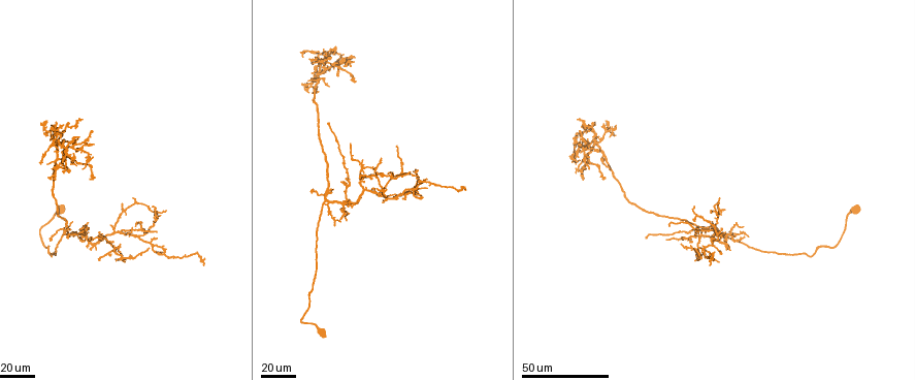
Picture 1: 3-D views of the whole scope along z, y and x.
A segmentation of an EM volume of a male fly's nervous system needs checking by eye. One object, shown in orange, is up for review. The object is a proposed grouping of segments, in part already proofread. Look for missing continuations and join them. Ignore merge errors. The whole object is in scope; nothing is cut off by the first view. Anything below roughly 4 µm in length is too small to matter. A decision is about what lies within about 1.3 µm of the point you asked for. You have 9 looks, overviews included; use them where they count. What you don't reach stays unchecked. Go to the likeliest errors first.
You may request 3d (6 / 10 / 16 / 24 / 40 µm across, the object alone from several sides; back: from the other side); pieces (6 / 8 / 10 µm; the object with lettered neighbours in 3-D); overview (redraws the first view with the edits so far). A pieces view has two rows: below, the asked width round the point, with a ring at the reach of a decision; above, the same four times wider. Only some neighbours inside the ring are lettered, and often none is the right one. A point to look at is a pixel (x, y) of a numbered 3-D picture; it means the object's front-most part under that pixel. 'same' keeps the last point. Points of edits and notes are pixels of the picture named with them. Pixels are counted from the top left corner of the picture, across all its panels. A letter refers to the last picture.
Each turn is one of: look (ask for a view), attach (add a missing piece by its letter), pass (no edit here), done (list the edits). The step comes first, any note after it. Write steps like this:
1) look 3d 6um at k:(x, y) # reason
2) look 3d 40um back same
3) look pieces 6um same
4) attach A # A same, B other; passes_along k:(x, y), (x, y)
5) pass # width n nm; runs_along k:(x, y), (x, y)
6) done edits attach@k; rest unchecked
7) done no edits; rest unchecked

look 3d 40um at 1:(352, 205) # an open end

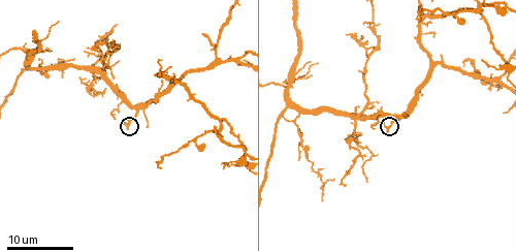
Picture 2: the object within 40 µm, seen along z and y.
look pieces 6um at 2:(128, 129)

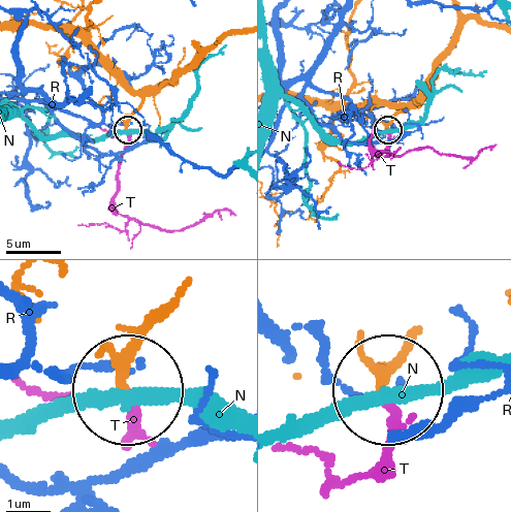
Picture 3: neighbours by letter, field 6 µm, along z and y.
attach T # width 220 nm; N other, R other, T same; passes_along 3:(140, 99), (127, 126), (114, 206), (171, 231), (198, 224); it goes on there

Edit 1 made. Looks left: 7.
look overview

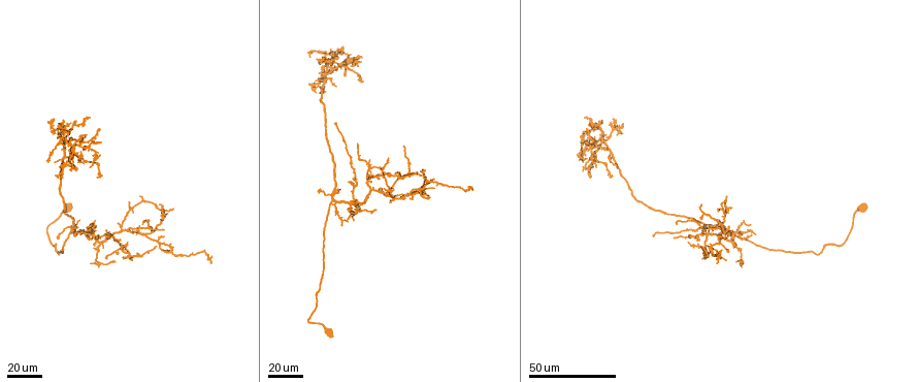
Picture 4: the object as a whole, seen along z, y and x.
look 3d 40um at 4:(358, 206) # thin end

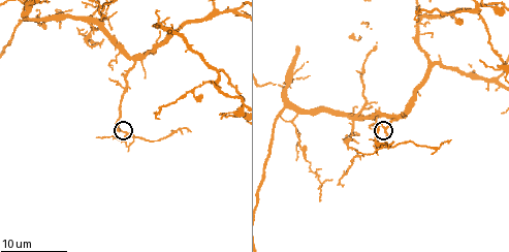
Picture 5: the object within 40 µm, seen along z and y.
look pieces 8um at 5:(119, 130) # see the neighbours

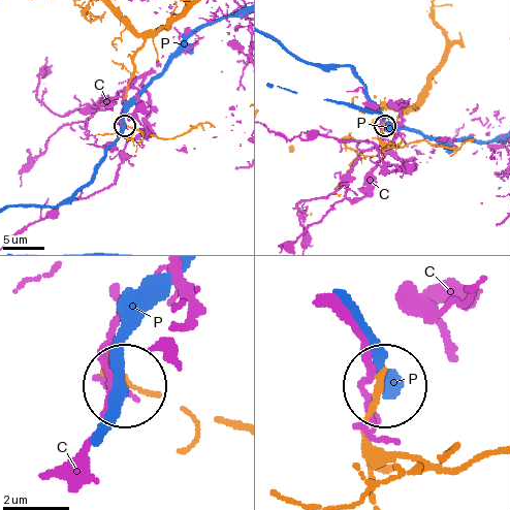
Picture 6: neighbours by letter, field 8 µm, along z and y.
pass # width 160 nm; C other, P other; runs_along 6:(390, 467), (368, 434), (368, 409), (382, 386); no lettered piece goes on from it

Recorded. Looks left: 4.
look 3d 40um at 4:(61, 179) # an open end

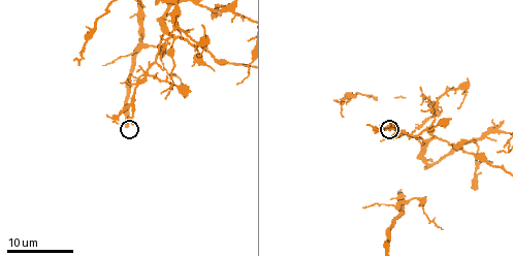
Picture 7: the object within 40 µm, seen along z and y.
look pieces 10um at 7:(390, 127)

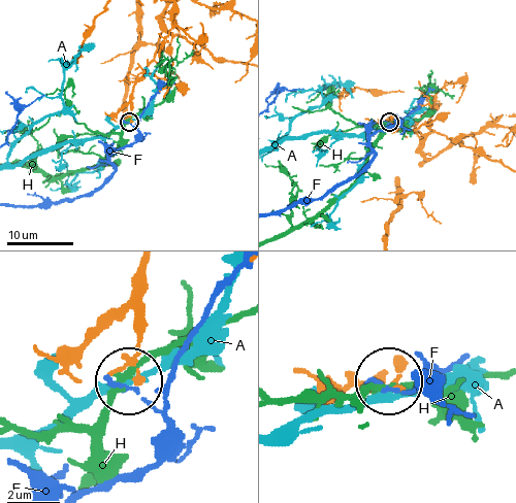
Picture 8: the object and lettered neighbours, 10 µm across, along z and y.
pass # width 180 nm; A other, F other, H other; no lettered piece goes on from it

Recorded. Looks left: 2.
look 3d 40um at 4:(318, 193) # an open end

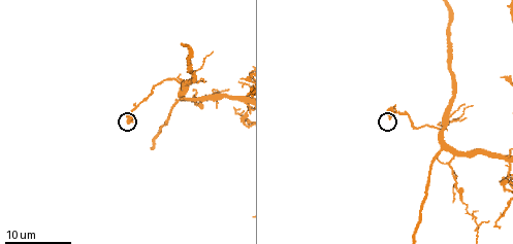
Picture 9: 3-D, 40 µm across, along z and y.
look pieces 10um at 9:(388, 113)

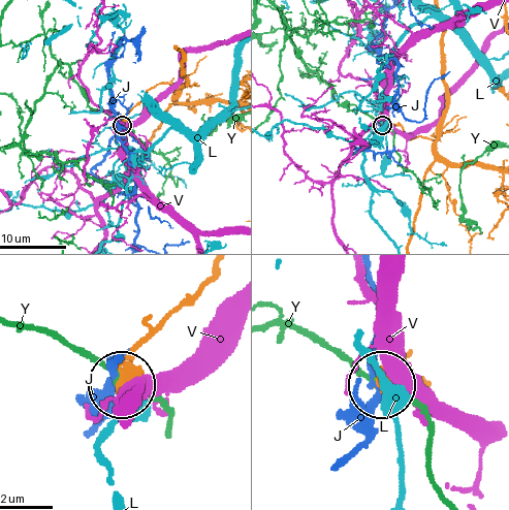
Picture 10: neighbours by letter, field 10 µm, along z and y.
pass # J other, L other, V other, Y other; runs_along 10:(216, 273), (131, 353), (121, 384); none of them fits

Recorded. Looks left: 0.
done edits attach@3; rest unchecked

